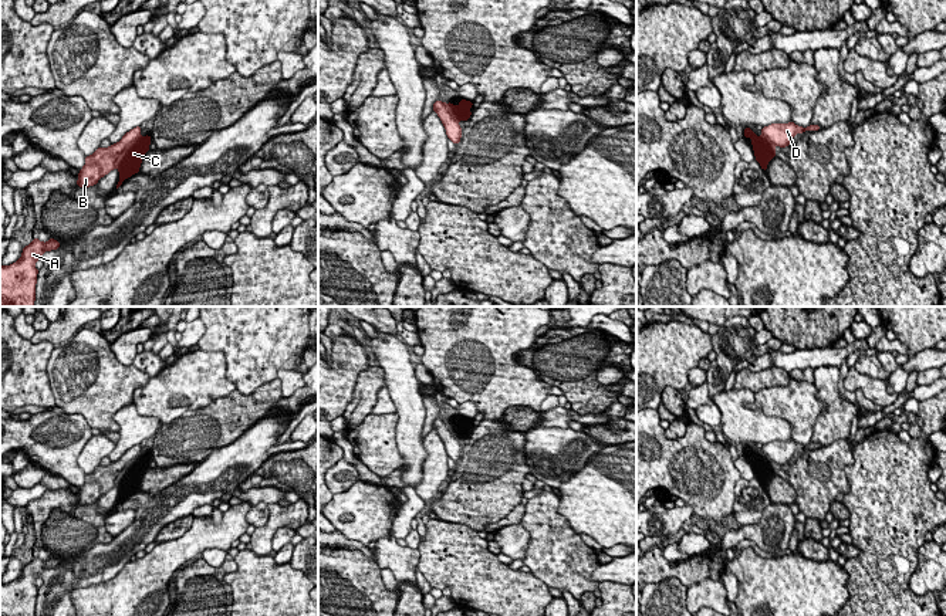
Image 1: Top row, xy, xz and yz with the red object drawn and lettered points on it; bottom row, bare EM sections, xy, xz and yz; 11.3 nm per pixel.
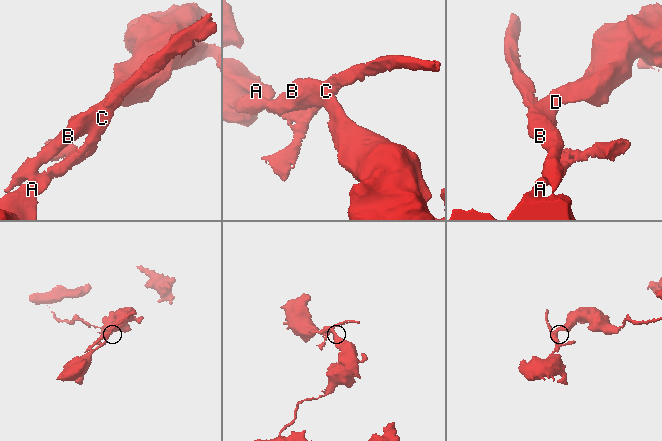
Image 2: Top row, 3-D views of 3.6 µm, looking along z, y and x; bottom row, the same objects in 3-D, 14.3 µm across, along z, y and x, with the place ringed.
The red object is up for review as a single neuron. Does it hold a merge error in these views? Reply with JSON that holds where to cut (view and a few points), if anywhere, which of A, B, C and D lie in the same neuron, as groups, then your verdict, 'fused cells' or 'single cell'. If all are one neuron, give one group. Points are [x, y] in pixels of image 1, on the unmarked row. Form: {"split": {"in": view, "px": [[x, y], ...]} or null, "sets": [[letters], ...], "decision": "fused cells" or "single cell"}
{"split": {"in": "xy", "px": [[141, 454], [118, 473]]}, "sets": [["A", "C"], ["B", "D"]], "decision": "fused cells"}

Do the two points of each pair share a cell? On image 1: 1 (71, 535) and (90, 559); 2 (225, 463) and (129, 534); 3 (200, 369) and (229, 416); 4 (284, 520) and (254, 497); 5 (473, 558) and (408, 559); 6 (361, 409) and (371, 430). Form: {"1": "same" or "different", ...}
{"1": "different", "2": "same", "3": "different", "4": "different", "5": "different", "6": "different"}

